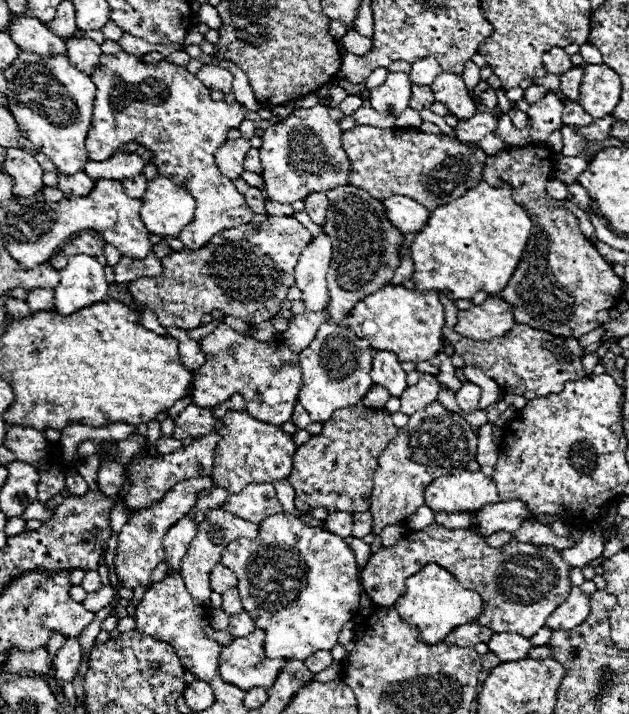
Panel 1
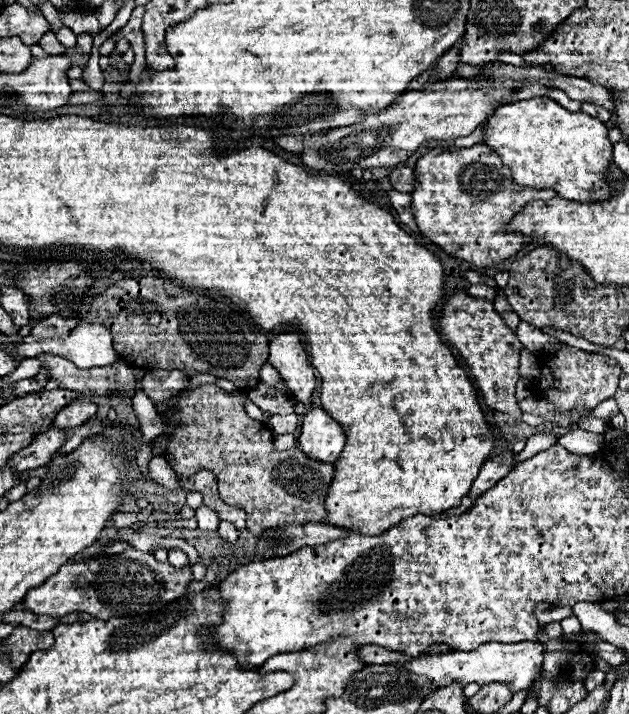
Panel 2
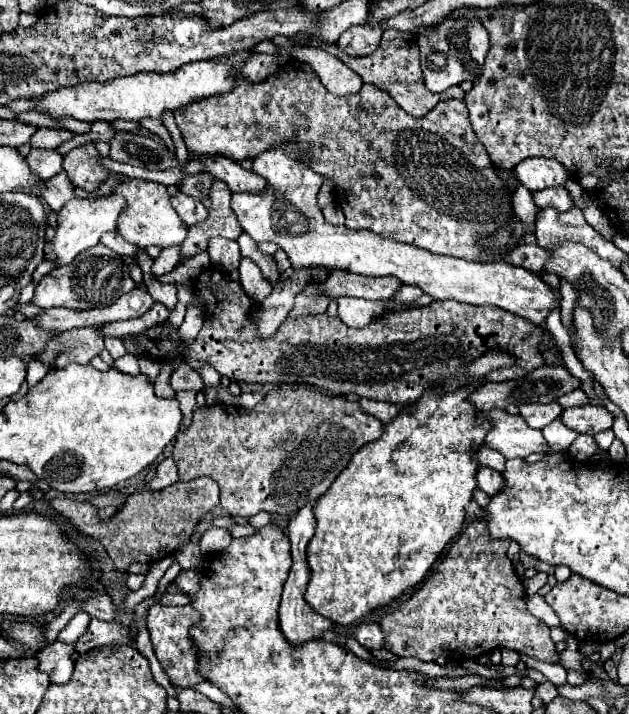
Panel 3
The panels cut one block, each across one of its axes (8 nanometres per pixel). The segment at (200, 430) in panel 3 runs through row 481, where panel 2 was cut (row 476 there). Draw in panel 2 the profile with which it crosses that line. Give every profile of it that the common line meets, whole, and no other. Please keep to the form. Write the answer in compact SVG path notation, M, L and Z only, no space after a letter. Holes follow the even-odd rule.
M214 384L198 386L182 394L178 408L178 414L172 416L166 422L180 424L178 428L172 430L172 442L166 452L168 464L174 468L178 476L192 476L200 468L212 470L218 482L218 494L226 504L240 506L246 512L246 530L252 532L256 538L268 530L268 528L278 528L282 524L310 524L310 522L322 522L326 518L326 496L330 490L330 484L334 480L334 466L324 464L320 460L310 460L300 446L292 446L290 450L276 450L272 442L264 442L268 438L268 428L264 422L258 422L246 414L244 402L246 402L246 392L224 392Z

